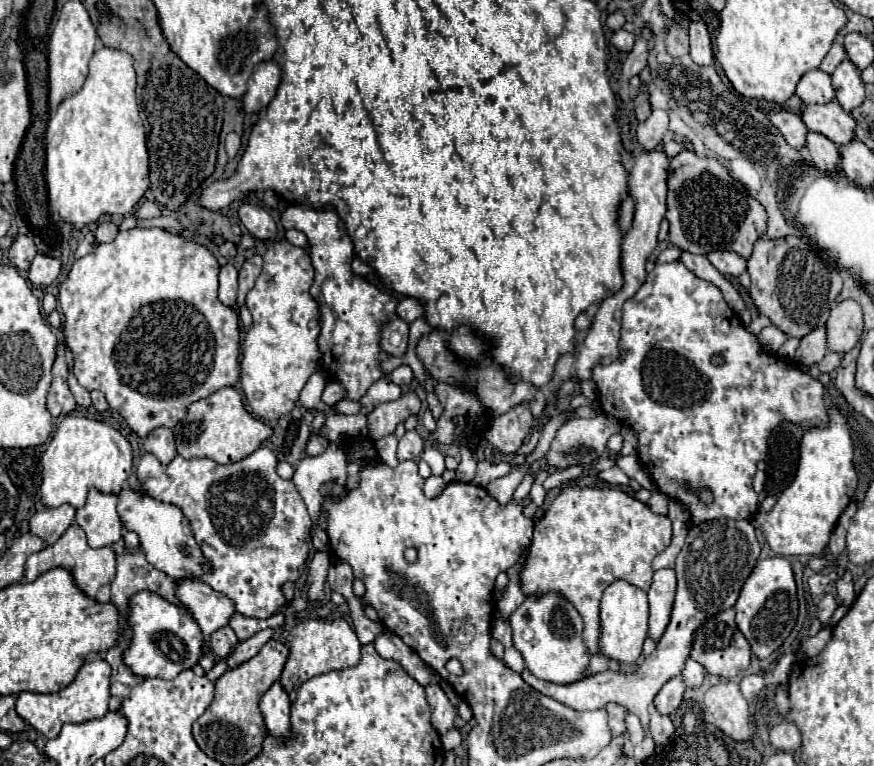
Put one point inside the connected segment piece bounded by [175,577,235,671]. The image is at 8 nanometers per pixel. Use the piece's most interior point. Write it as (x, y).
(211, 610)

